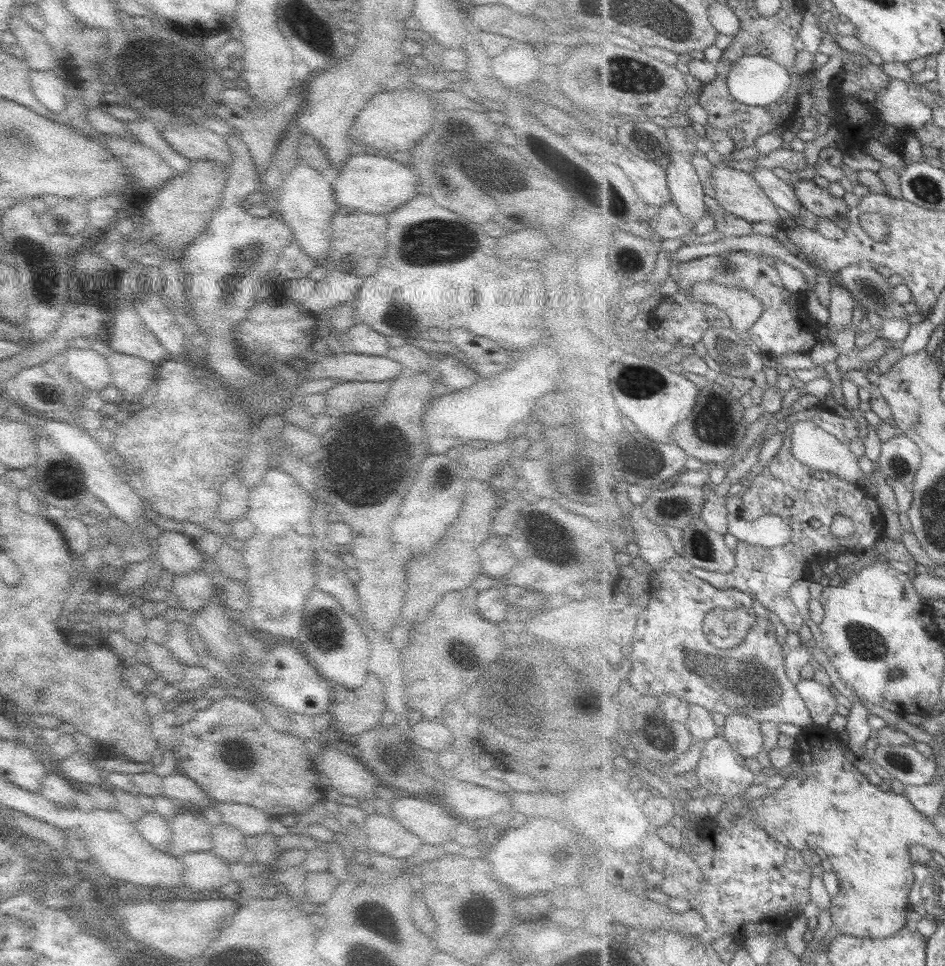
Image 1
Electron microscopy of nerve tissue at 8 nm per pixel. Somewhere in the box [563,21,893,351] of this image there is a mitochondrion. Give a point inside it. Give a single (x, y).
(629, 75)

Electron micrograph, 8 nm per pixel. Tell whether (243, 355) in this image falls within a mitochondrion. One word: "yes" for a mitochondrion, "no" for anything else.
no

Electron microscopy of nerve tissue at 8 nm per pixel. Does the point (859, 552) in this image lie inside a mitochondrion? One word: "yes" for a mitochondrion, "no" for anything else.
no

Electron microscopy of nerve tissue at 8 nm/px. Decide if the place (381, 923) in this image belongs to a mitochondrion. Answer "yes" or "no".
yes

